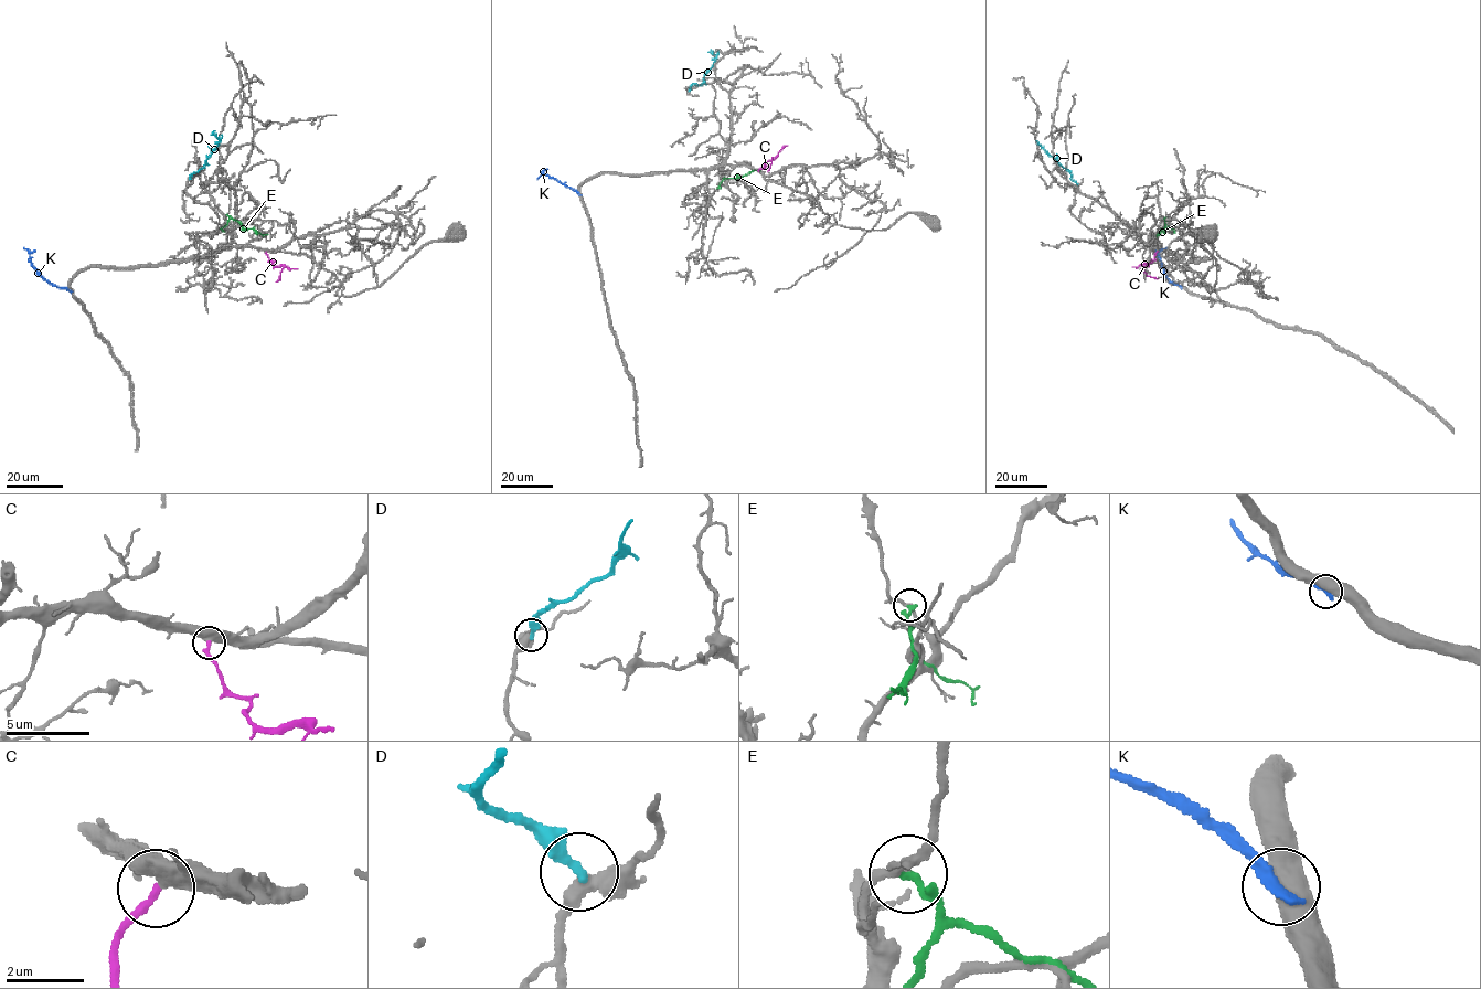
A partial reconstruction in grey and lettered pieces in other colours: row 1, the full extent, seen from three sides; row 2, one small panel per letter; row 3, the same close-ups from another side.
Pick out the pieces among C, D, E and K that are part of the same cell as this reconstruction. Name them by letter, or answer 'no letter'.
C

